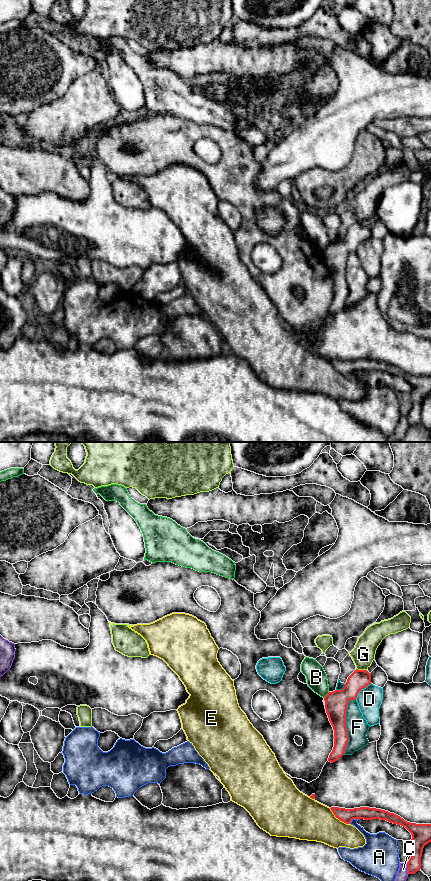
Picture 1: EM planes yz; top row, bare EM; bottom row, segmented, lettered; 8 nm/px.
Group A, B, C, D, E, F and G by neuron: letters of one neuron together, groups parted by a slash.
A / B / C / D / E / F / G

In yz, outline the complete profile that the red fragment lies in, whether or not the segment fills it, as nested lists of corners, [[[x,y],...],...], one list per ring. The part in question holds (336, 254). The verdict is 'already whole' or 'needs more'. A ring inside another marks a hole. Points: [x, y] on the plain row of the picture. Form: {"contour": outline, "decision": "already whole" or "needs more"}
{"contour": [[[356,221],[347,231],[342,242],[329,244],[325,249],[325,261],[334,282],[334,299],[328,313],[333,315],[342,309],[349,289],[346,281],[346,262],[350,252],[356,252],[358,245],[371,236],[371,225]]], "decision": "already whole"}

